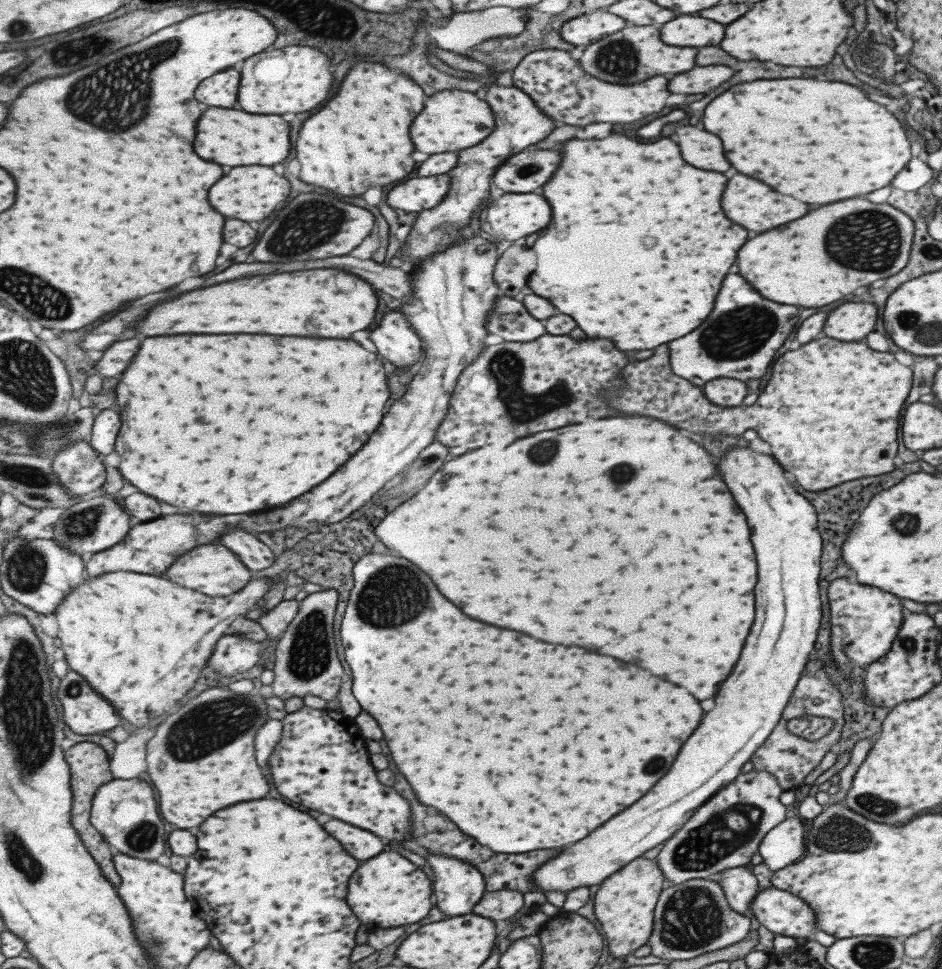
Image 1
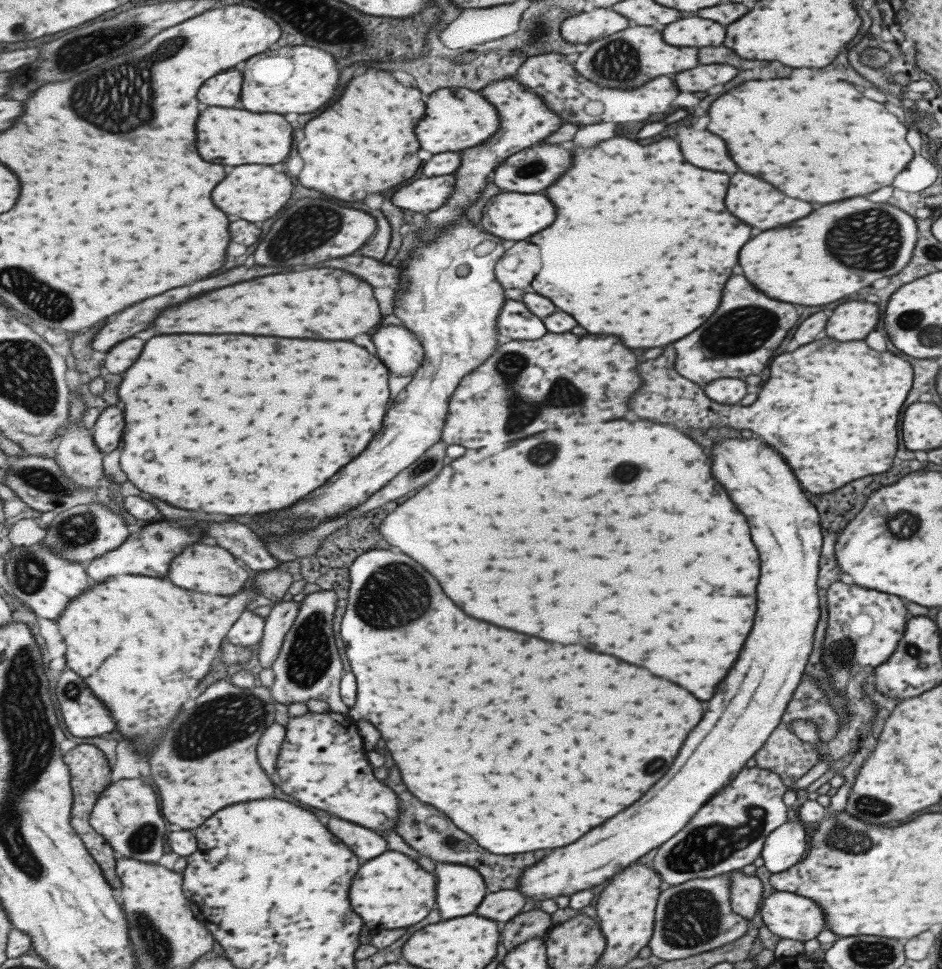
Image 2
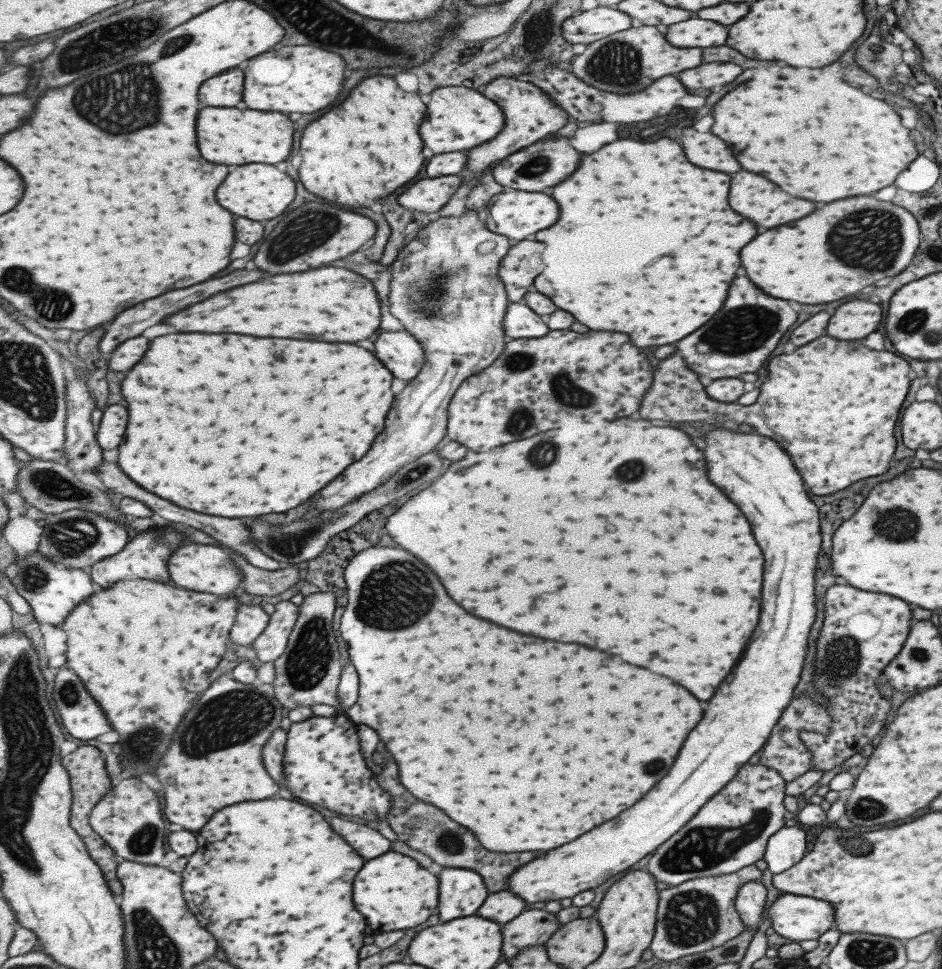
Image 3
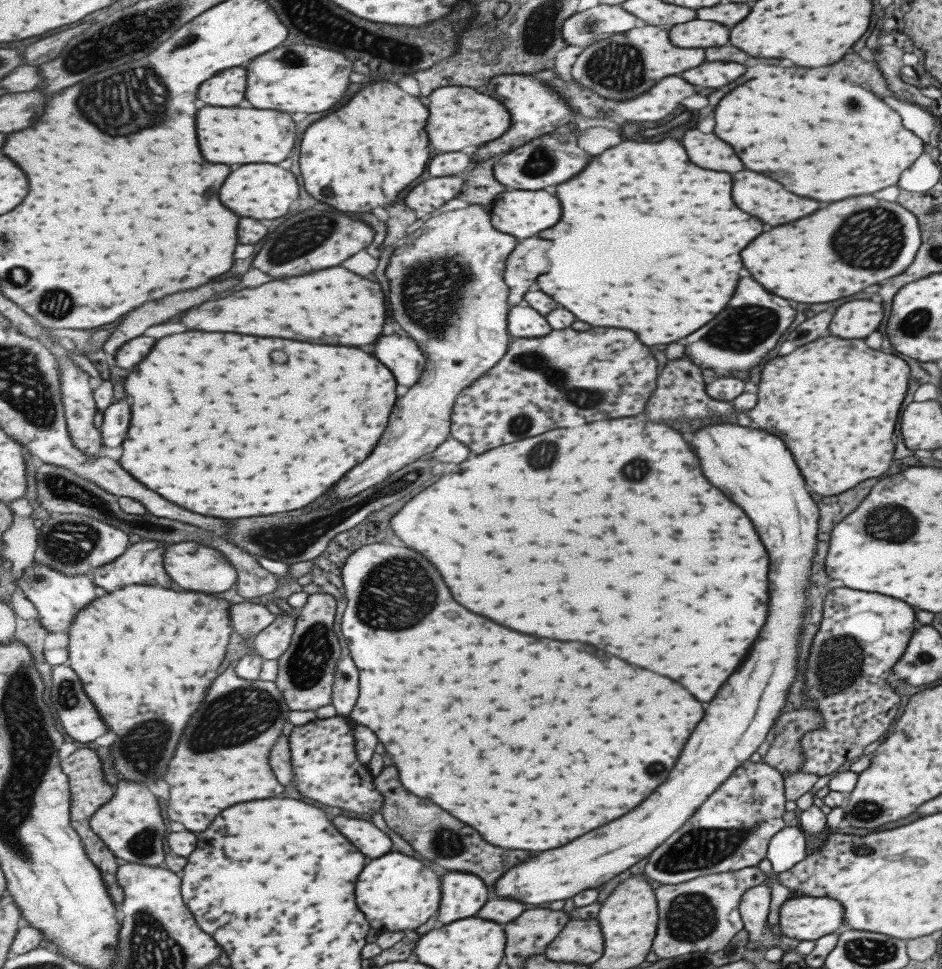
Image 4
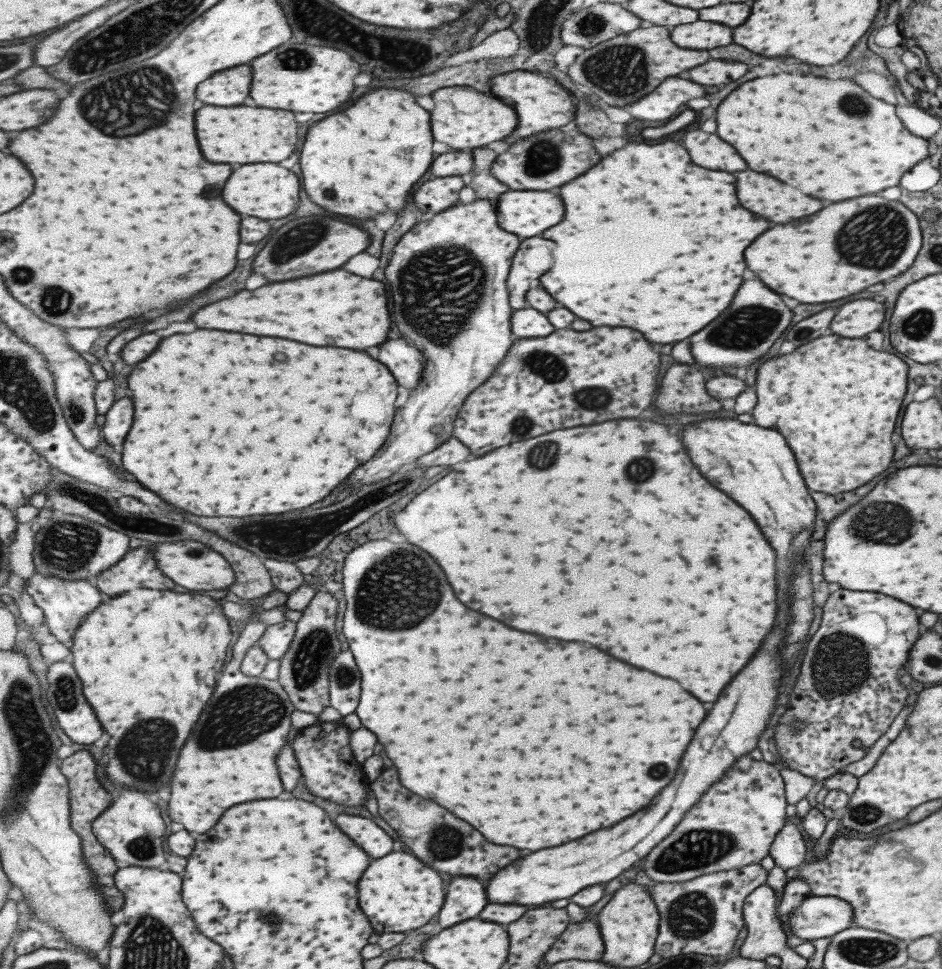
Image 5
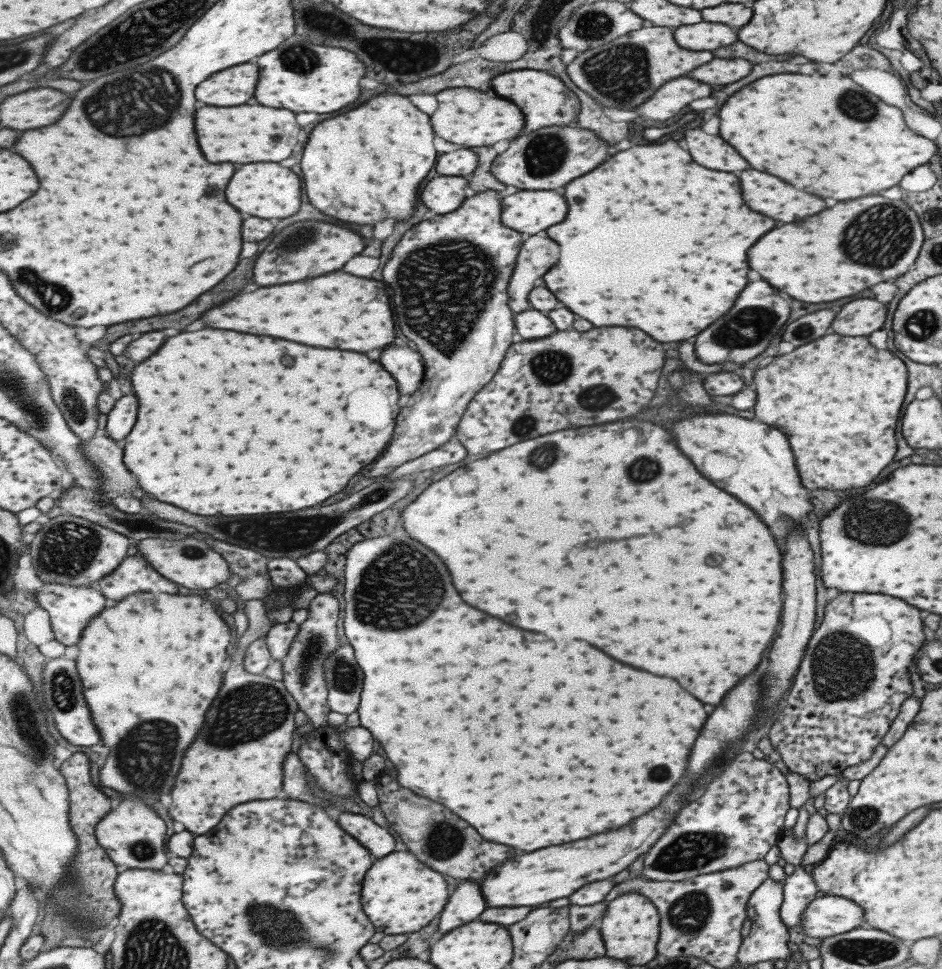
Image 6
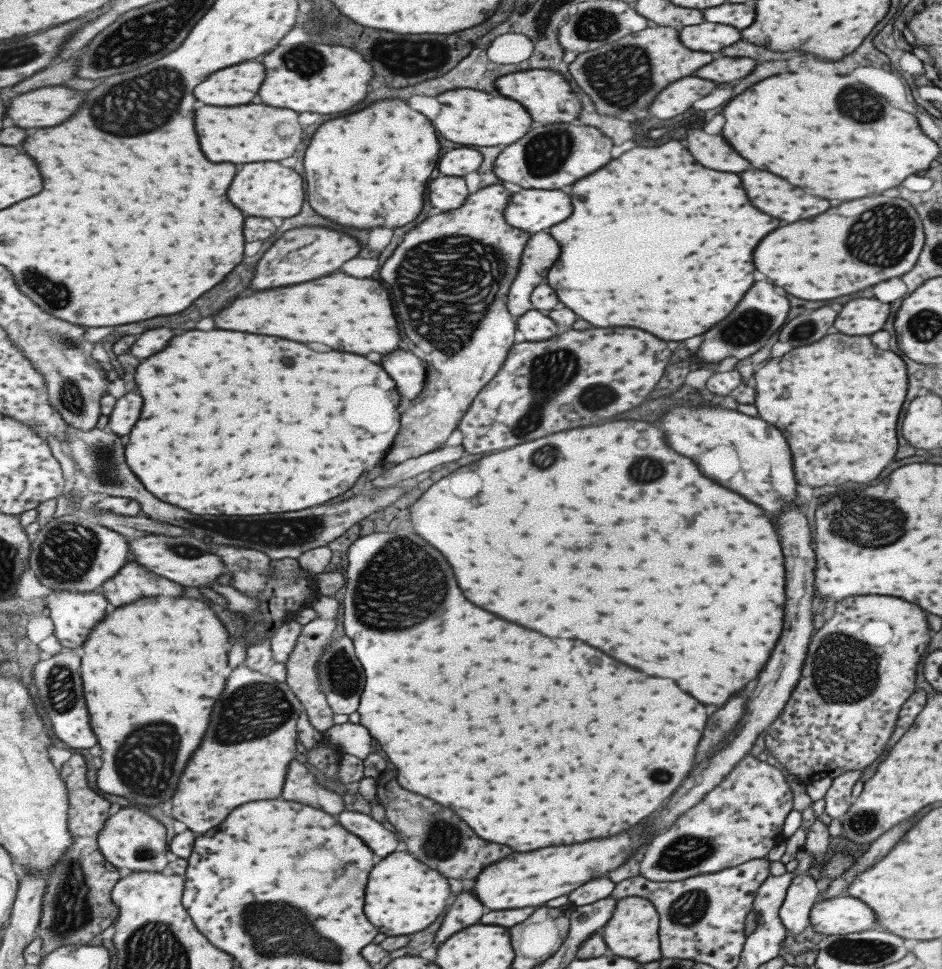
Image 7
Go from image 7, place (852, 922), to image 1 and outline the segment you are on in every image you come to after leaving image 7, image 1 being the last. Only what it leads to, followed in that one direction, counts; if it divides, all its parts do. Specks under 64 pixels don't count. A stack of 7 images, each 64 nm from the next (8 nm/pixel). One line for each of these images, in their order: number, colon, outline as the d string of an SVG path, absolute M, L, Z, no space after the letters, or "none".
1: M767 888L751 902L751 918L755 926L765 926L769 934L789 936L799 940L811 940L817 932L817 916L813 910L793 894L777 888Z
2: M773 892L761 902L759 924L767 926L781 940L815 940L827 928L827 918L815 900L789 892Z
3: M783 894L779 896L769 908L767 914L771 918L771 928L781 934L783 938L793 940L799 944L801 940L817 940L823 932L835 928L835 908L827 900L817 900L813 896L797 896L797 894Z
4: M799 896L785 900L779 910L779 930L799 942L817 940L825 934L839 934L845 926L845 912L835 898Z
5: M811 894L797 910L793 910L789 926L799 938L811 942L849 930L855 924L853 918L853 908L841 898Z
6: M819 896L803 912L801 926L807 936L829 938L845 934L865 924L865 910L857 902L843 896Z

